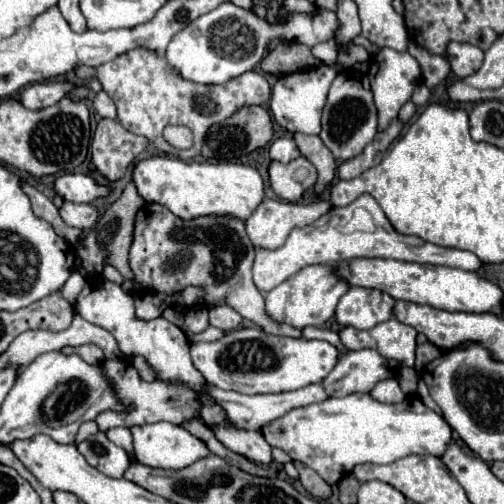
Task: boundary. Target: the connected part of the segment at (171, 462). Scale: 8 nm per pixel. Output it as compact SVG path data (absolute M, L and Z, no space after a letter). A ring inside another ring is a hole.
M156 422L156 424L144 424L144 426L134 426L132 428L132 436L134 436L134 452L136 452L136 460L144 466L150 468L164 468L164 470L180 470L186 468L190 464L194 464L196 460L204 458L210 454L208 446L192 436L188 430L184 430L182 426L176 424L168 424L168 422Z

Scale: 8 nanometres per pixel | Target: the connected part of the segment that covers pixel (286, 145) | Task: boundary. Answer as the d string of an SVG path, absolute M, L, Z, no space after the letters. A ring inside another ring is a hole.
M282 136L278 140L272 142L270 146L270 158L276 160L276 162L282 162L282 164L288 164L290 160L294 160L296 156L300 156L292 136Z

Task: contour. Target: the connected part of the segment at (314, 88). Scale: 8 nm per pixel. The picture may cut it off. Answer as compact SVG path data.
M320 66L320 68L310 68L310 70L302 70L302 72L294 72L294 74L278 78L278 82L272 88L272 102L270 102L272 116L276 112L276 122L282 128L286 128L288 132L318 134L322 108L326 104L328 88L330 88L332 80L336 78L336 72L338 72L338 68Z

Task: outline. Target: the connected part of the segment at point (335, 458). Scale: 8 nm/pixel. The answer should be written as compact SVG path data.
M350 394L344 398L328 398L320 404L310 404L304 408L296 408L282 418L266 424L262 428L264 438L270 446L282 448L292 460L298 460L312 470L316 470L330 486L338 484L344 476L350 474L350 470L356 464L390 464L394 460L400 460L410 454L432 454L442 458L446 452L450 440L452 440L452 428L450 424L434 410L426 408L420 398L406 398L400 404L380 404L372 400L370 394Z

